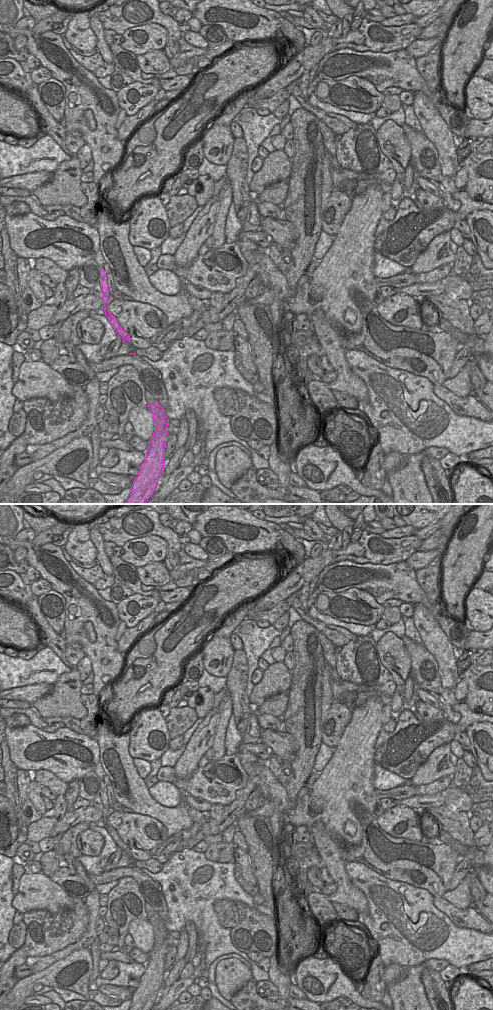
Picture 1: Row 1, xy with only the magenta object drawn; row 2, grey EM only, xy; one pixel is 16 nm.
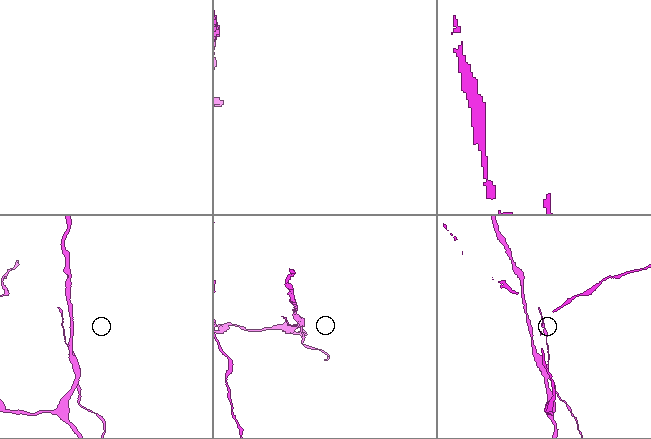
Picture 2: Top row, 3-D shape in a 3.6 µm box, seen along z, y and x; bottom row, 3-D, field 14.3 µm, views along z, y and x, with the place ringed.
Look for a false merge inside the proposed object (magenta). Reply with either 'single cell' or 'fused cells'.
fused cells

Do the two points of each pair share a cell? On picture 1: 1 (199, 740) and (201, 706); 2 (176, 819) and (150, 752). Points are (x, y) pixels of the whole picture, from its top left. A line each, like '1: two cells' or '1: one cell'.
1: two cells
2: two cells

